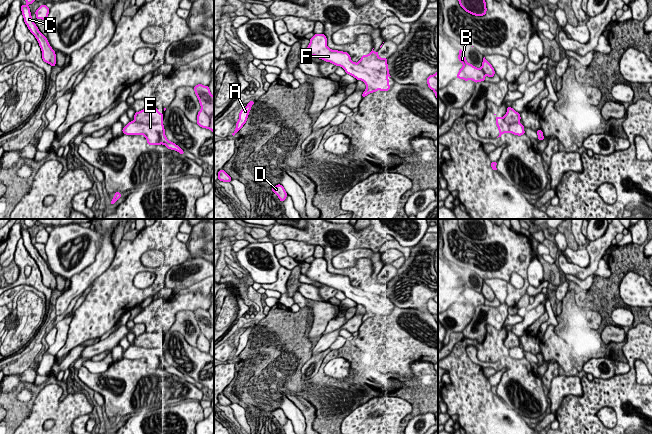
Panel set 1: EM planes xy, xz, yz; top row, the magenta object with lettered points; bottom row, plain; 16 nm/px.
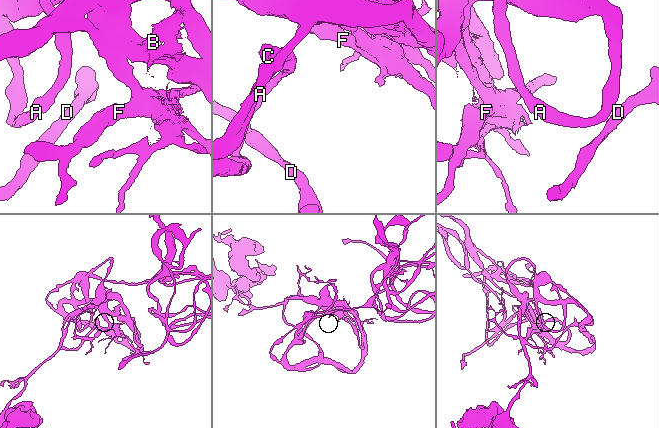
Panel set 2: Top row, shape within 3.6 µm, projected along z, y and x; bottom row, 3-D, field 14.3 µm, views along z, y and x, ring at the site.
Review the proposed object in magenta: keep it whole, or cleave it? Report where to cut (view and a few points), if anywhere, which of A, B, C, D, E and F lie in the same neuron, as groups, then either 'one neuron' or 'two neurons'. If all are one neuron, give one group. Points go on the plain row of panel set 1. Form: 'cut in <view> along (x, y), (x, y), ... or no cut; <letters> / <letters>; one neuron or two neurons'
no cut; A B C D E F; one neuron

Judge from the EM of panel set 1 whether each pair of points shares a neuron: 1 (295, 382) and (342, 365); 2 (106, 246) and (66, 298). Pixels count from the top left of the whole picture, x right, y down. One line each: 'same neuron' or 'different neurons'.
1: different neurons
2: same neuron

